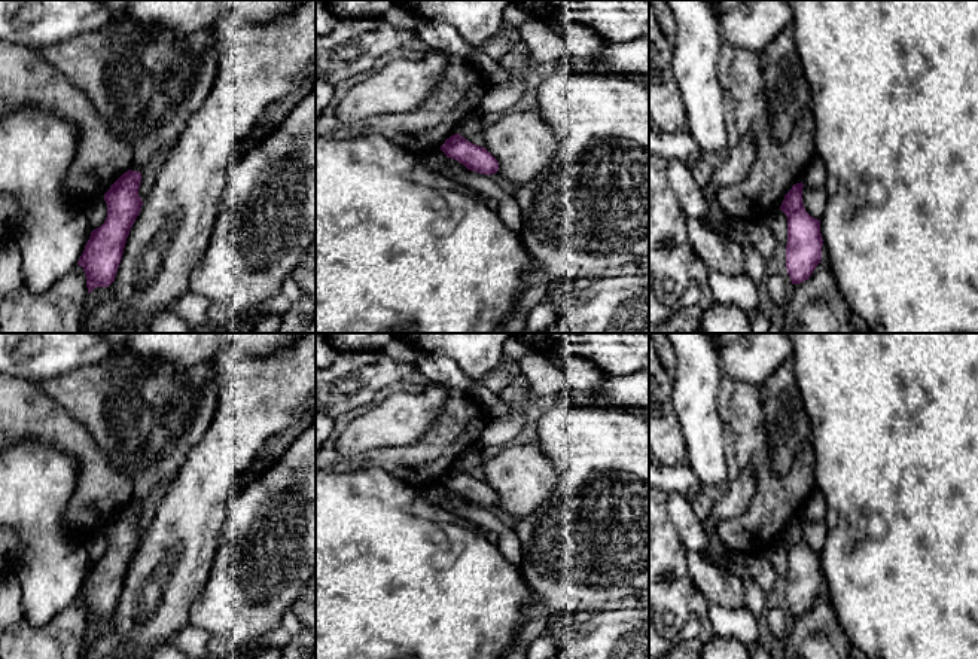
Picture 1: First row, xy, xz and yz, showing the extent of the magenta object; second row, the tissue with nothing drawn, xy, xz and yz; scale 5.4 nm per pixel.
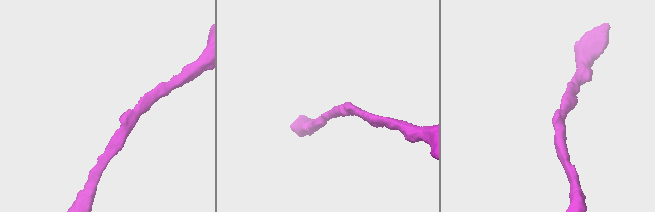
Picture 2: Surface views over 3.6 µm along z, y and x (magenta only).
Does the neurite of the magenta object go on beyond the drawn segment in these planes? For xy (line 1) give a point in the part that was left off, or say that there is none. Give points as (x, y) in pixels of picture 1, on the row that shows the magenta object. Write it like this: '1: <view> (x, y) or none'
1: none

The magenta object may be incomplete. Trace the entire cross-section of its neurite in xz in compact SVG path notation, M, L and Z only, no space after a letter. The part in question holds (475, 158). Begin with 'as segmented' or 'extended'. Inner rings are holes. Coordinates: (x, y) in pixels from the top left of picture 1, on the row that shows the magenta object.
as segmented; M454 134L445 140L441 150L447 158L456 159L463 164L467 170L479 174L496 174L499 170L497 159L481 146L467 141L460 134Z

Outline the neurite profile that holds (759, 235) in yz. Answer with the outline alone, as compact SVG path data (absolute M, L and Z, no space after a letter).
M756 219L747 223L747 241L767 262L774 257L776 248L779 245L765 219Z

